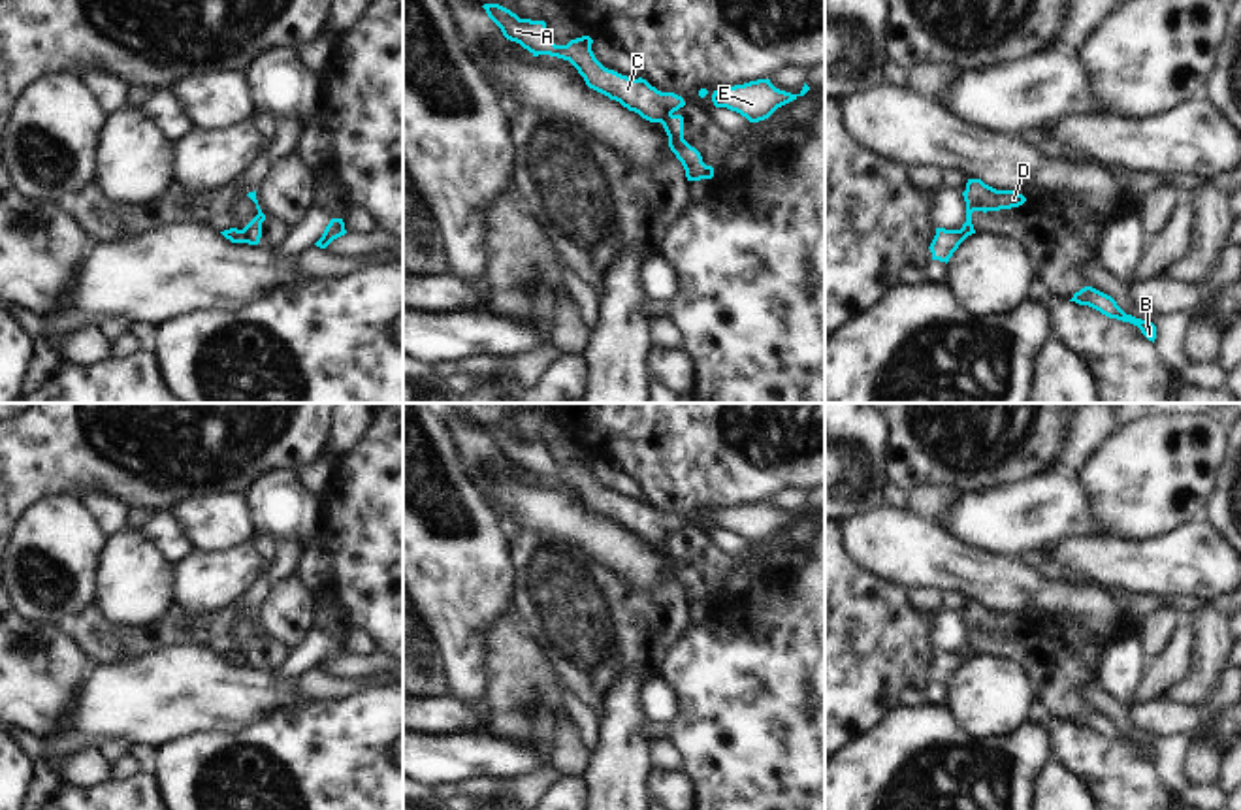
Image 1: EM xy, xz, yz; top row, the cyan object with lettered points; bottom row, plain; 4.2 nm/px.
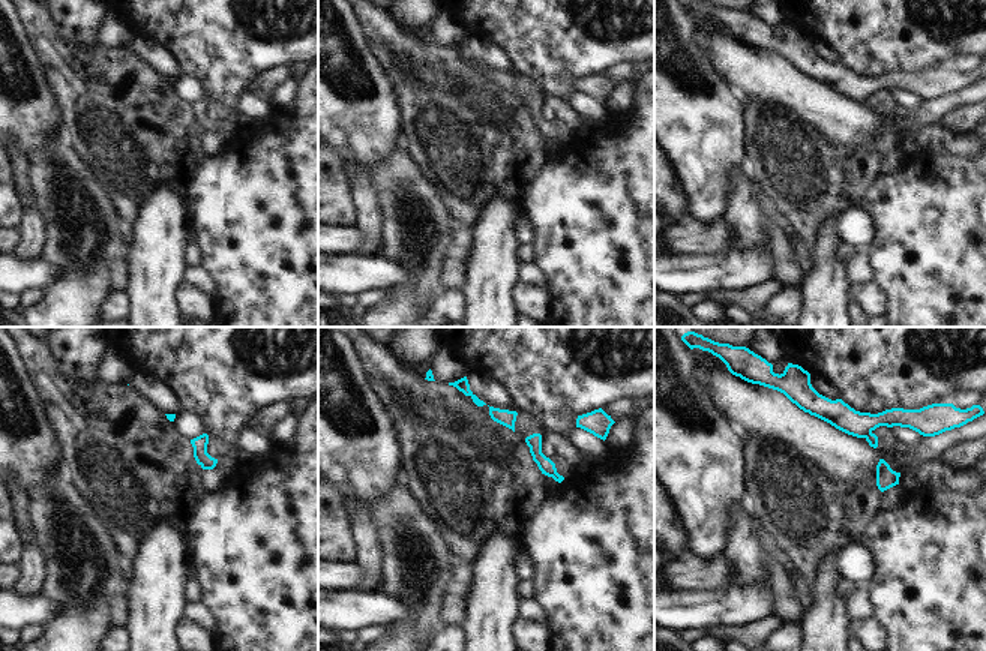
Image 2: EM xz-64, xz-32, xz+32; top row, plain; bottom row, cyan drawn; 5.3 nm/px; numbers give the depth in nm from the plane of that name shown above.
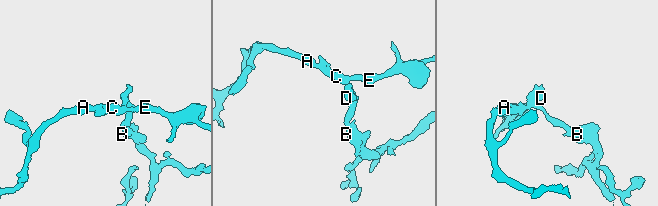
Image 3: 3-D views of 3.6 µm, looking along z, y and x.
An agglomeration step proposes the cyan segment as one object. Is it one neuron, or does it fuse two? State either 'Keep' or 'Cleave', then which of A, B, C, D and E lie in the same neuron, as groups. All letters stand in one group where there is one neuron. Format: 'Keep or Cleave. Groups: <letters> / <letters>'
Cleave. Groups: A C E / B D

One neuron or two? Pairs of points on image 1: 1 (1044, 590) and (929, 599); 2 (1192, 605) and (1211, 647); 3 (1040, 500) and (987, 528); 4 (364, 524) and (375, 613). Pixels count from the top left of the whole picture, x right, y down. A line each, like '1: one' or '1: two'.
1: two
2: two
3: one
4: one

